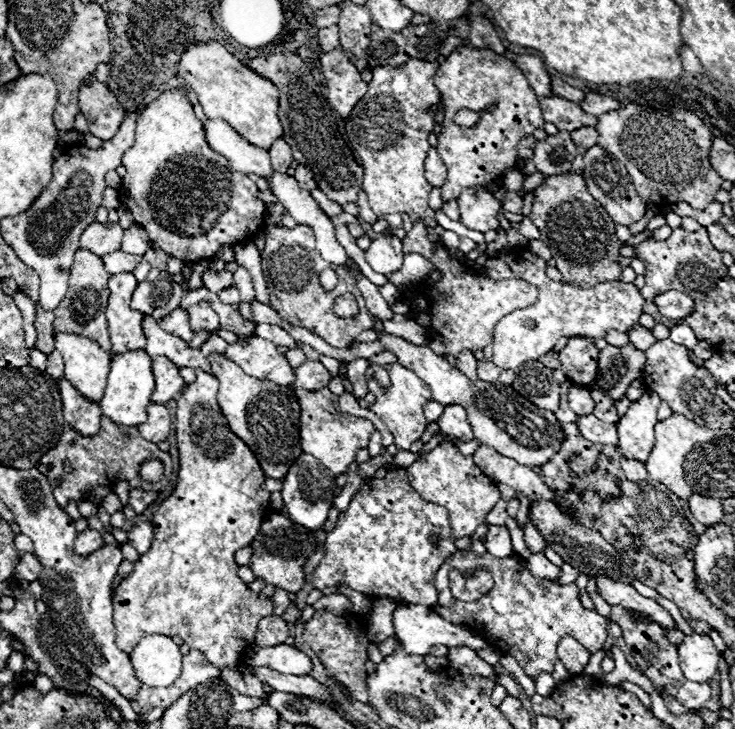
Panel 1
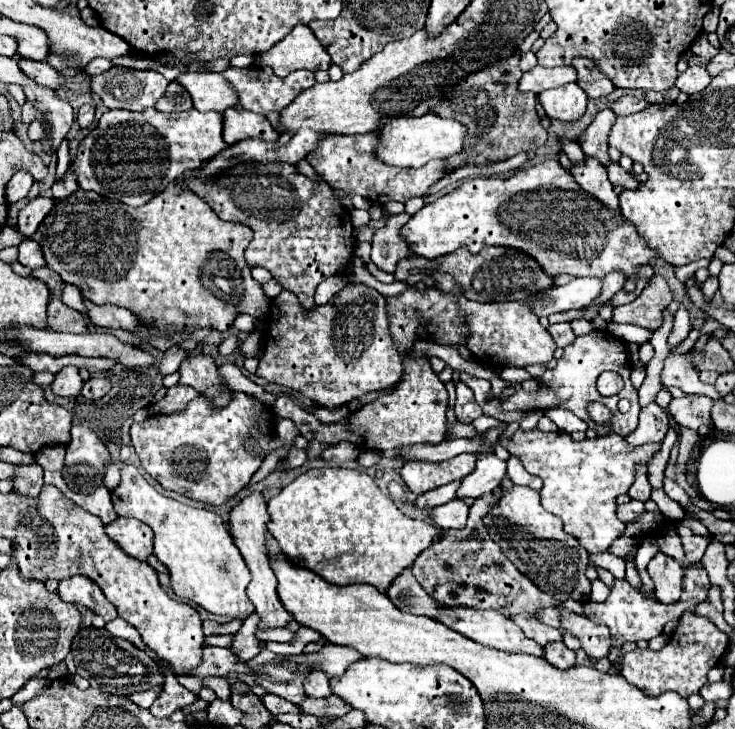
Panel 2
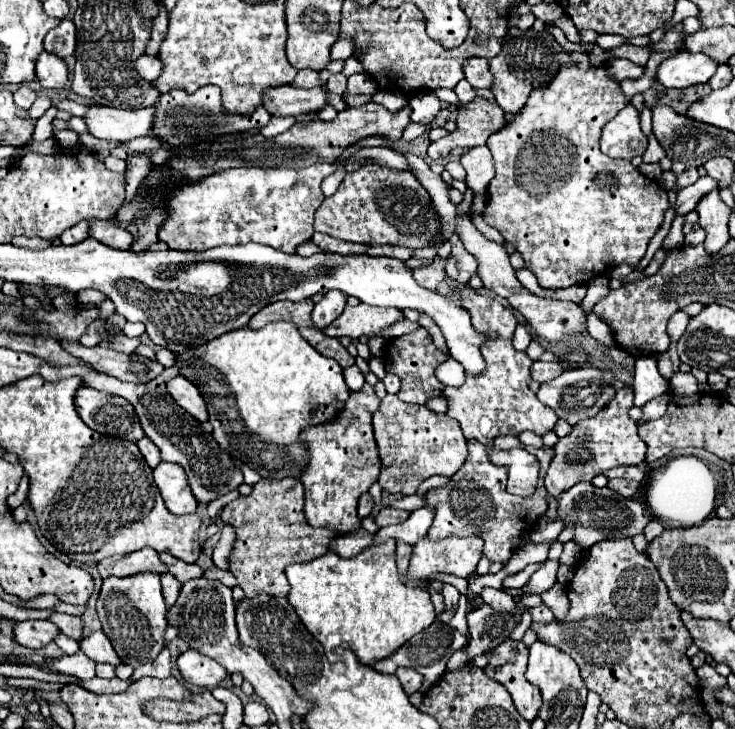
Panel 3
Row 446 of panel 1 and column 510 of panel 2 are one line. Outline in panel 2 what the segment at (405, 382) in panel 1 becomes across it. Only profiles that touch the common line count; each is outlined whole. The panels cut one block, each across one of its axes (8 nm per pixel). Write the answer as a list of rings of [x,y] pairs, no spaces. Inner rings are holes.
[[[592,330],[590,334],[586,336],[578,336],[576,342],[572,342],[570,346],[564,348],[564,356],[558,360],[558,366],[554,370],[546,370],[542,374],[542,378],[538,378],[538,392],[530,394],[530,392],[524,392],[524,390],[518,390],[514,396],[502,400],[502,408],[504,410],[548,410],[548,408],[556,408],[556,406],[562,406],[570,412],[574,412],[578,418],[582,418],[590,428],[594,428],[598,434],[606,434],[606,432],[616,432],[620,436],[626,436],[630,432],[636,430],[636,424],[638,424],[638,414],[640,414],[640,406],[638,406],[638,392],[632,388],[632,382],[630,382],[630,372],[632,372],[632,364],[626,356],[626,350],[624,350],[624,342],[622,340],[616,340],[612,338],[612,334],[608,332],[602,332],[602,330]],[[604,370],[614,370],[622,376],[624,380],[624,390],[618,394],[618,396],[610,396],[610,398],[604,398],[600,396],[600,392],[596,390],[596,380],[600,376],[600,372]],[[620,398],[626,398],[630,400],[632,408],[628,414],[620,414],[616,404]],[[590,402],[602,402],[610,412],[612,412],[612,418],[610,418],[610,424],[608,426],[600,426],[596,424],[590,414],[588,414],[588,404]]]

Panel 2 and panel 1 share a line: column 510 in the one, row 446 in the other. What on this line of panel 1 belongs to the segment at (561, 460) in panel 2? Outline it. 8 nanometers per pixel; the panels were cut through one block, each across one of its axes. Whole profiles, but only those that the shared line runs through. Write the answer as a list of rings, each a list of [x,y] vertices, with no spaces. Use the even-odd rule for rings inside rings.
[[[450,442],[438,444],[434,450],[430,450],[420,460],[416,460],[412,466],[408,466],[406,478],[412,484],[412,488],[416,488],[416,492],[420,492],[420,496],[424,496],[424,500],[442,504],[448,510],[452,534],[456,538],[468,536],[480,524],[486,523],[486,514],[500,500],[500,490],[494,486],[494,482],[488,476],[484,476],[480,472],[480,468],[474,464],[472,456],[464,456]]]

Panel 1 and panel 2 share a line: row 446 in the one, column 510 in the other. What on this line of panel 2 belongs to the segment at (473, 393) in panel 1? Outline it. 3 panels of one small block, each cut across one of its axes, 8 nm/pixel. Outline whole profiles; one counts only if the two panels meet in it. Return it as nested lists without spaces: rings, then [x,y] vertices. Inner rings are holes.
[[[512,486],[510,492],[502,492],[496,508],[486,516],[486,526],[492,540],[502,546],[502,552],[516,564],[516,568],[526,574],[542,592],[552,594],[556,600],[578,600],[588,602],[590,580],[586,578],[588,552],[580,542],[566,534],[562,520],[546,512],[540,504],[540,494],[526,486]]]

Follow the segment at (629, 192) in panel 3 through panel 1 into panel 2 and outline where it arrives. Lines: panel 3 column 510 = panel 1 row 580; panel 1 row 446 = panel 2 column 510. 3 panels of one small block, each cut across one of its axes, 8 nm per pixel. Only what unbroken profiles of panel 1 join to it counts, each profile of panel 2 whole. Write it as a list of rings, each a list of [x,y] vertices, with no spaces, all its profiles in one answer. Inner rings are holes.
[[[556,158],[518,170],[512,178],[474,178],[454,192],[426,204],[402,228],[412,254],[438,258],[466,246],[478,254],[486,246],[506,246],[520,250],[540,262],[550,276],[570,274],[576,278],[604,278],[608,272],[624,272],[634,278],[642,266],[662,258],[652,252],[634,224],[622,214],[612,216],[600,200],[588,196],[572,174]]]

